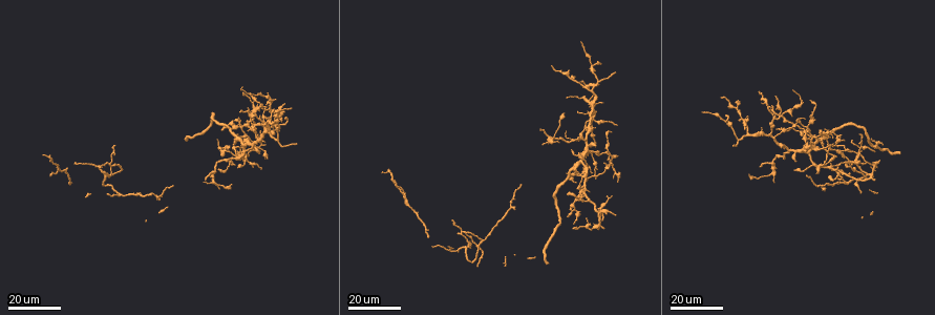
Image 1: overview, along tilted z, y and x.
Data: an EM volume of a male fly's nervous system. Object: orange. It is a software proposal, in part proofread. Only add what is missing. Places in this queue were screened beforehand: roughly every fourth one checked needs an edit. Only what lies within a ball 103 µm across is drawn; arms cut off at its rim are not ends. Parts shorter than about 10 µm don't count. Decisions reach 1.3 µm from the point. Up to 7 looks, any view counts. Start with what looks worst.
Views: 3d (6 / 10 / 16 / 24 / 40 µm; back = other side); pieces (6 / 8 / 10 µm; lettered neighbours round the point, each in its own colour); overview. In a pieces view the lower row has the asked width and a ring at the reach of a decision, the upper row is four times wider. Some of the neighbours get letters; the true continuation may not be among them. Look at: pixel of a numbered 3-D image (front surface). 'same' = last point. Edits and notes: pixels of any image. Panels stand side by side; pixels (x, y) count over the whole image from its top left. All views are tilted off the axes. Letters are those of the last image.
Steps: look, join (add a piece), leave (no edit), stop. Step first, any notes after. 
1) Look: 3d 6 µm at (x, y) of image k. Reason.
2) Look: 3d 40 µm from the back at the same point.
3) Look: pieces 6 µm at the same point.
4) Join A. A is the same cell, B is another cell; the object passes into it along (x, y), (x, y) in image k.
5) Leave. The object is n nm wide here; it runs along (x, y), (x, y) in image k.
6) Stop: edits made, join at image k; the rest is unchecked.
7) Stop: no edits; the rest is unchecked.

Look: 3d 16 µm at (845, 159) of image 1. Free end.

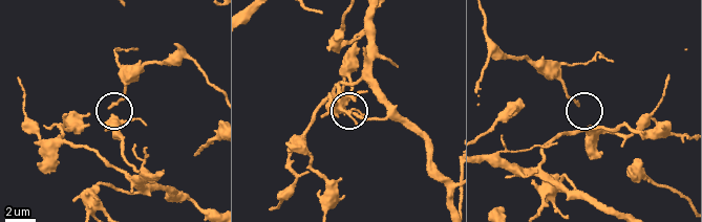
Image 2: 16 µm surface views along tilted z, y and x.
Look: pieces 10 µm at (110, 105) of image 2.

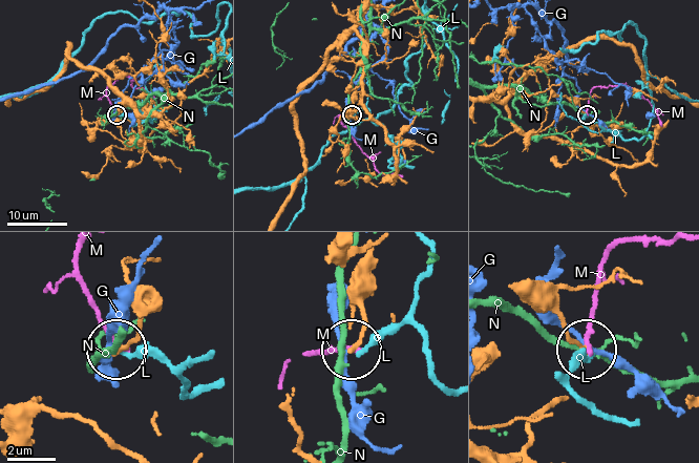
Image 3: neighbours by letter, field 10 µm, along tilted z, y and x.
Leave. G, L, M and N are other cells; it runs along (372, 276), (365, 318), (350, 345) in image 3; no lettered piece goes on from it.

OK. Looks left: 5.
Look: 3d 16 µm at (239, 166) of image 1.

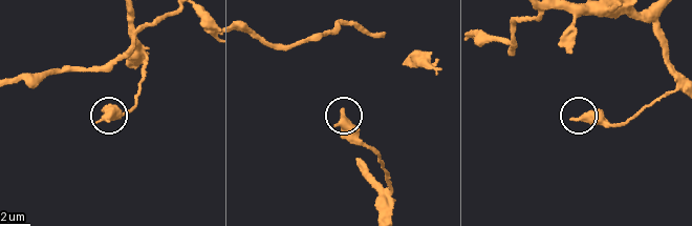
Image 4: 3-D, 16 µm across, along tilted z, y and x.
Look: pieces 10 µm at (574, 120) of image 4.

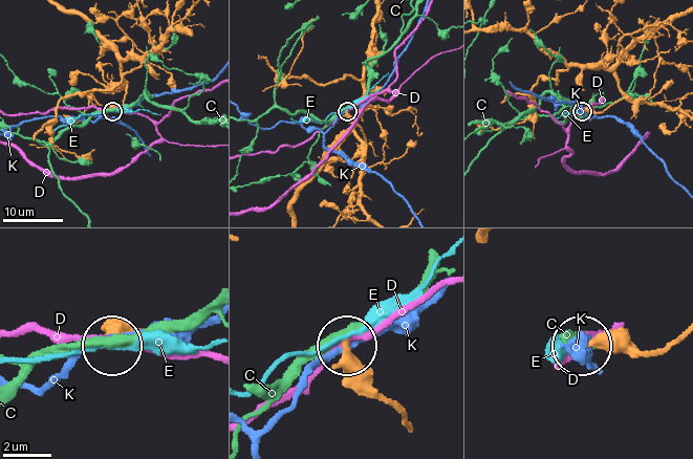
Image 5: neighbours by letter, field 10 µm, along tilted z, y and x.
Leave. C, D, E and K are other cells; it runs along (409, 420), (347, 349) in image 5; no lettered piece goes on from it.

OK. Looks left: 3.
Look: 3d 16 µm at (551, 68) of image 1. Long arm stops here.

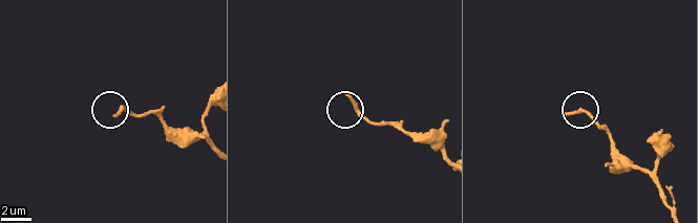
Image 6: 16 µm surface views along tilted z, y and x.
Look: pieces 10 µm at (114, 113) of image 6.

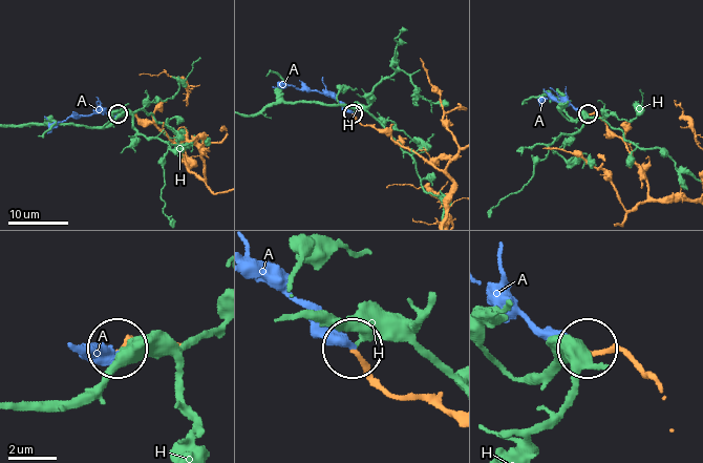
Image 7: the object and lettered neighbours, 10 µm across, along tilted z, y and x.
Join A. A is the same cell, H is another cell; it goes on there.

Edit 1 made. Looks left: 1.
Stop: edits made, join at image 7; the rest is unchecked.

